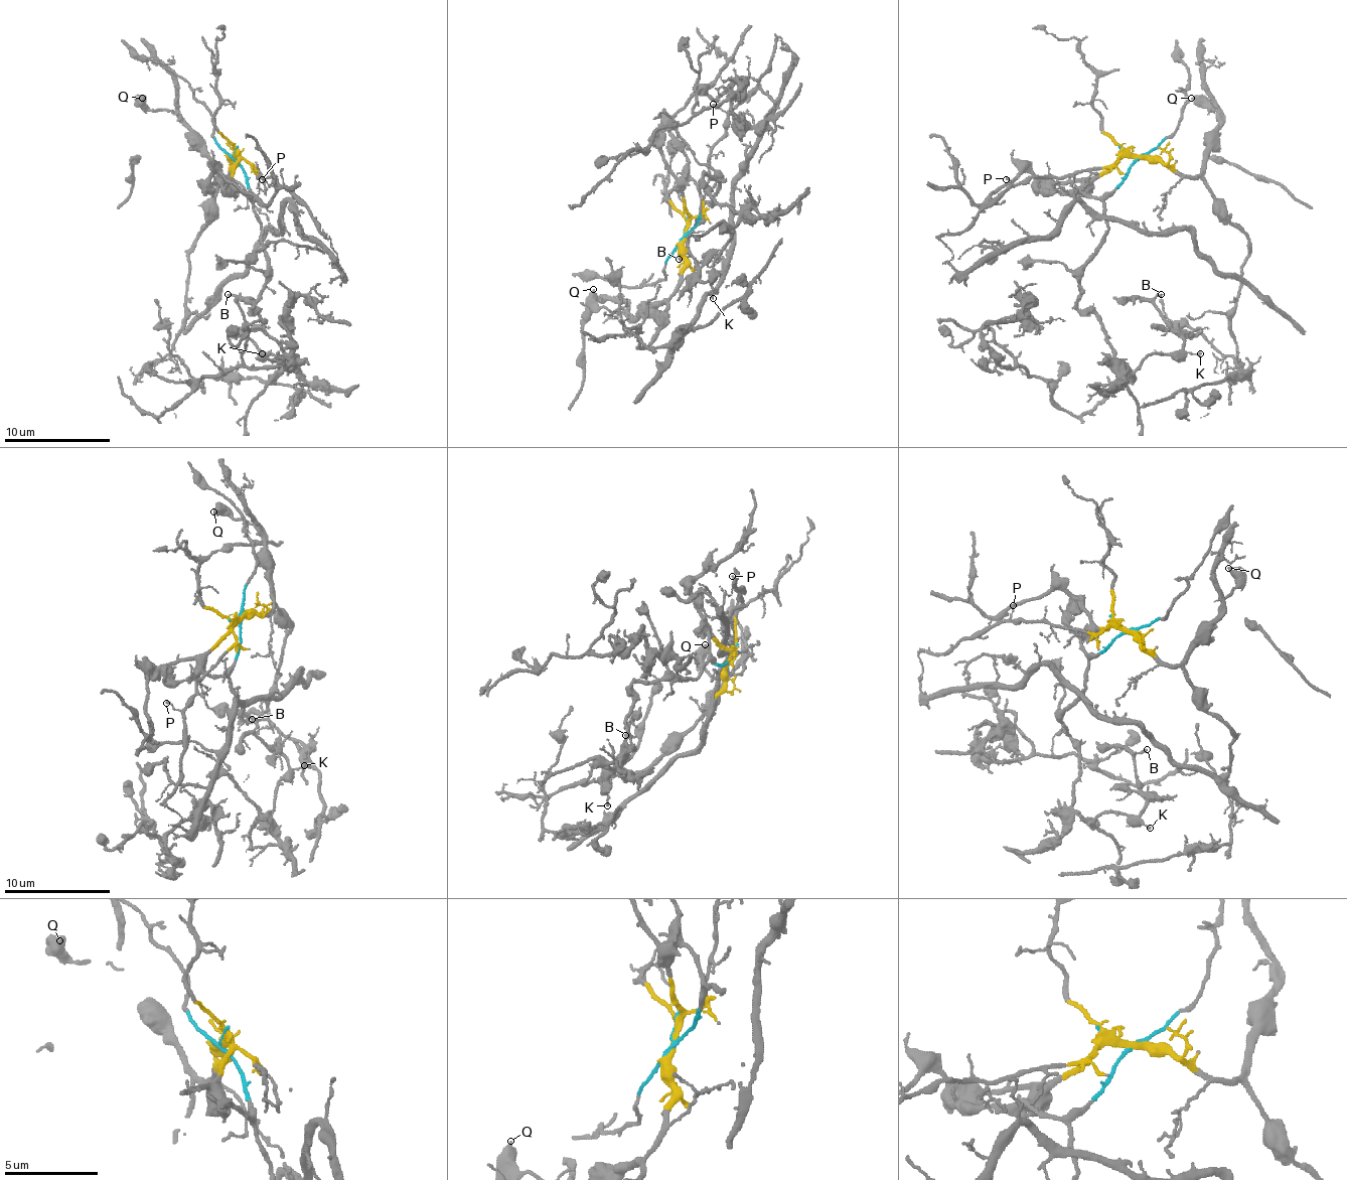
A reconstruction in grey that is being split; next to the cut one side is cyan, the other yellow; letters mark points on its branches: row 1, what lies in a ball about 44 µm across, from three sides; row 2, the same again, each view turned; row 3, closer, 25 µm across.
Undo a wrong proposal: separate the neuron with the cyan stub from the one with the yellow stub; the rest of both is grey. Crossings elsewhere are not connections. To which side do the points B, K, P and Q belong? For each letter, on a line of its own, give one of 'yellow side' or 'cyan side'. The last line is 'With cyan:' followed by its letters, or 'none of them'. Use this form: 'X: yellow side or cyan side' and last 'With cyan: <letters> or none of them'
B: cyan side
K: cyan side
P: yellow side
Q: yellow side
With cyan: B, K

